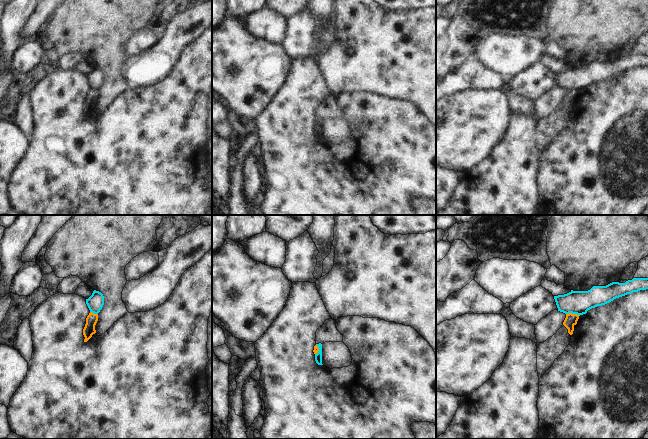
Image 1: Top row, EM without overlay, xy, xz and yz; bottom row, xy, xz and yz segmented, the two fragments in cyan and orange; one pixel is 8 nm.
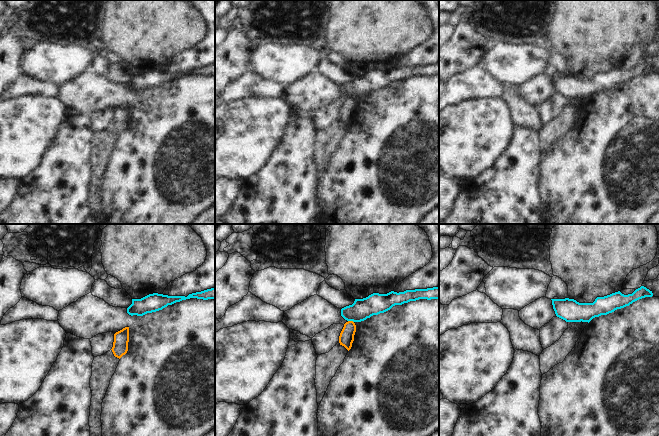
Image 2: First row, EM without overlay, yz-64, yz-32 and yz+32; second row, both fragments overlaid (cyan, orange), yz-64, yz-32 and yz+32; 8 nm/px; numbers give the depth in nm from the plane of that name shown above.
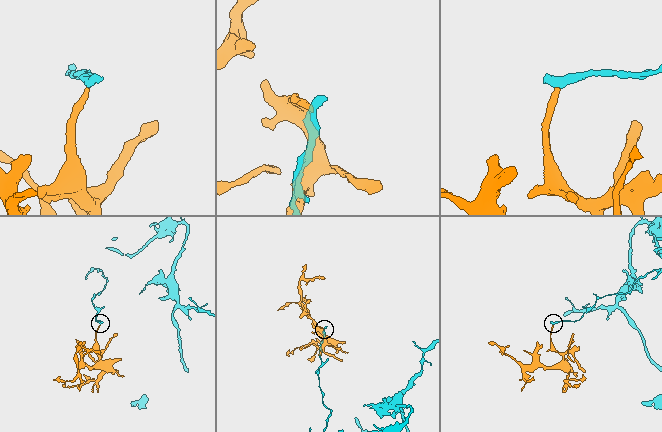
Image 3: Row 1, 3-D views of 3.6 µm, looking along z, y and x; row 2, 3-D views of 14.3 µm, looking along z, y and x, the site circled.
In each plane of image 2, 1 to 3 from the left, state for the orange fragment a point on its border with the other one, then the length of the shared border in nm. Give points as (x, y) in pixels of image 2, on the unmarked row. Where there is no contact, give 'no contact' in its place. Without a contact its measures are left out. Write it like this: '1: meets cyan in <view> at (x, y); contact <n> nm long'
1: no contact
2: meets cyan in yz-32 at (351, 96); contact 50 nm long
3: no contact

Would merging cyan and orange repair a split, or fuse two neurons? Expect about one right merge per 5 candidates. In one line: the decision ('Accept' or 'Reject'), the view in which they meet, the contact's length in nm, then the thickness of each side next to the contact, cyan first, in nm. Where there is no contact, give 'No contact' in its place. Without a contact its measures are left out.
Reject. Touches cyan in yz. Shared border 110 nm. Thickness 190 nm (cyan) against 100 nm

